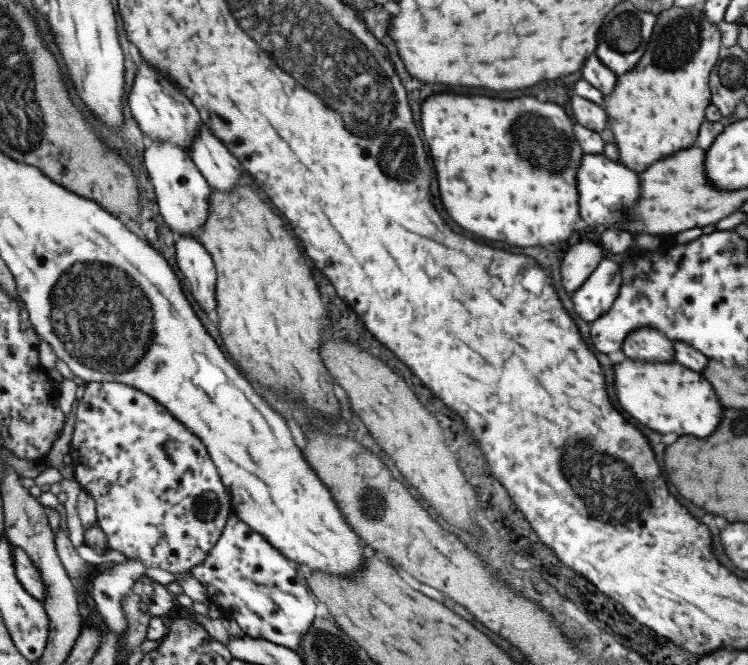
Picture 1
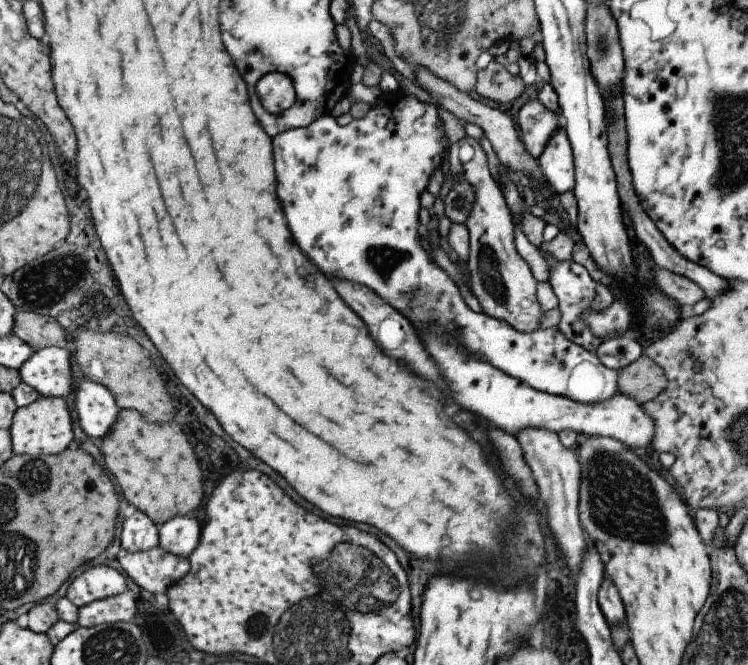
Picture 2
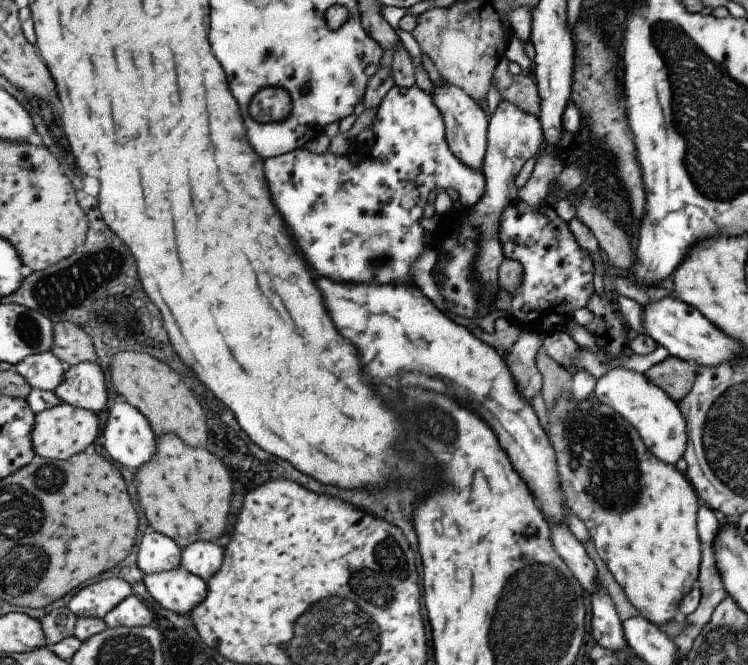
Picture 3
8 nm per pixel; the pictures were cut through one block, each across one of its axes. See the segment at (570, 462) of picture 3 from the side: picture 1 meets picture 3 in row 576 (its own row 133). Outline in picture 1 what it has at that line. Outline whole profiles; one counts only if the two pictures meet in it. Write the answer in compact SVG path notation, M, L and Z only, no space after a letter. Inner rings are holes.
M702 5L689 8L671 6L656 15L651 38L645 42L645 54L633 70L617 78L613 92L603 96L605 120L613 133L613 144L617 147L618 160L614 162L636 173L647 169L653 162L679 152L681 148L693 147L699 126L704 121L705 106L711 102L707 78L717 62L721 41L718 23L710 23L704 17Z

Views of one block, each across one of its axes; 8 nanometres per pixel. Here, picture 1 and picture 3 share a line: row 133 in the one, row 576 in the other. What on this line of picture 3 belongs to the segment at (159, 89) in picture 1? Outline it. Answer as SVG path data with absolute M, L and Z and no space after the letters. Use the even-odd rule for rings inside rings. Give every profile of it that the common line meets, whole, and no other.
M182 567L143 575L143 584L151 598L163 608L188 615L205 598L205 581Z

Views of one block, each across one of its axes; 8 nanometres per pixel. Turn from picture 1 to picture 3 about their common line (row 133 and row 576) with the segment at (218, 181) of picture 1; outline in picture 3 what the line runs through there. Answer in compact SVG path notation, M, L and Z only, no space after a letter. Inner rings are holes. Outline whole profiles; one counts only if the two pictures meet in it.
M213 541L191 542L179 555L179 567L204 581L217 572L221 563L221 548Z

